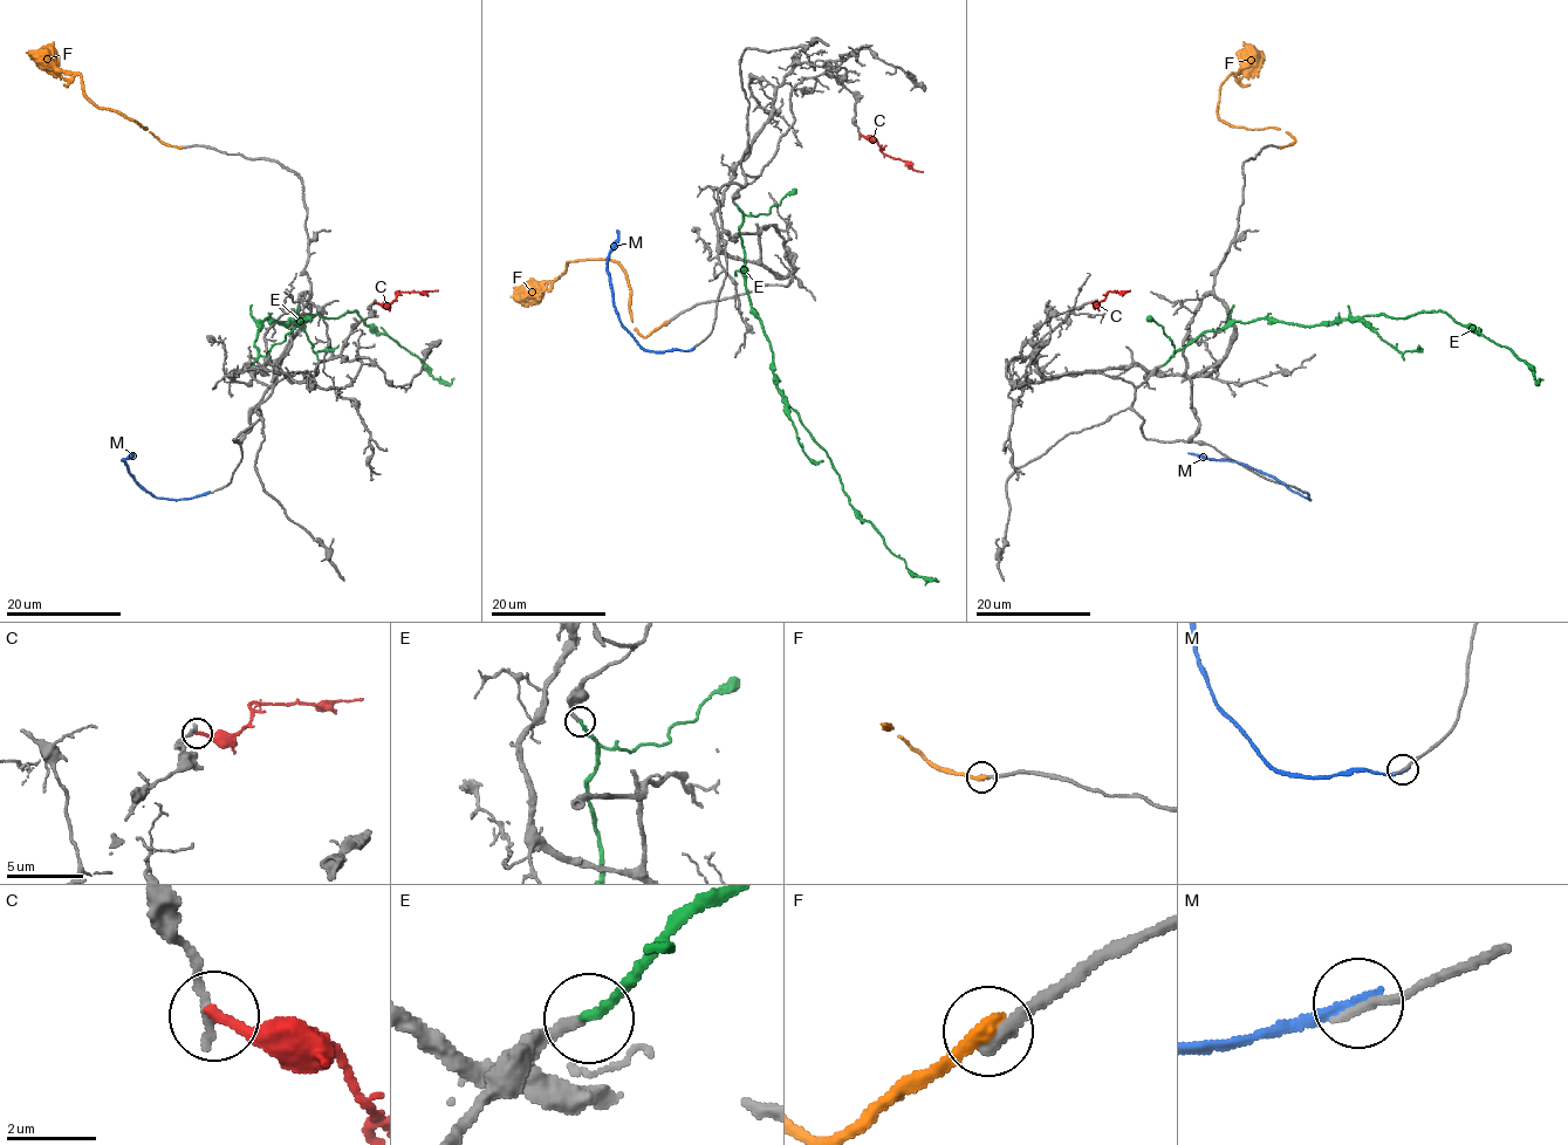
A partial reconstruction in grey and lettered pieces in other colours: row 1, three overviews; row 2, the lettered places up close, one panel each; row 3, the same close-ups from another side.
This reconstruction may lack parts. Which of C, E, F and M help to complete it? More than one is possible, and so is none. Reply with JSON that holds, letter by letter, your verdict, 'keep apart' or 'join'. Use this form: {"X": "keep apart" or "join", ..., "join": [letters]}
{"C": "keep apart", "E": "join", "F": "keep apart", "M": "keep apart", "join": ["E"]}

